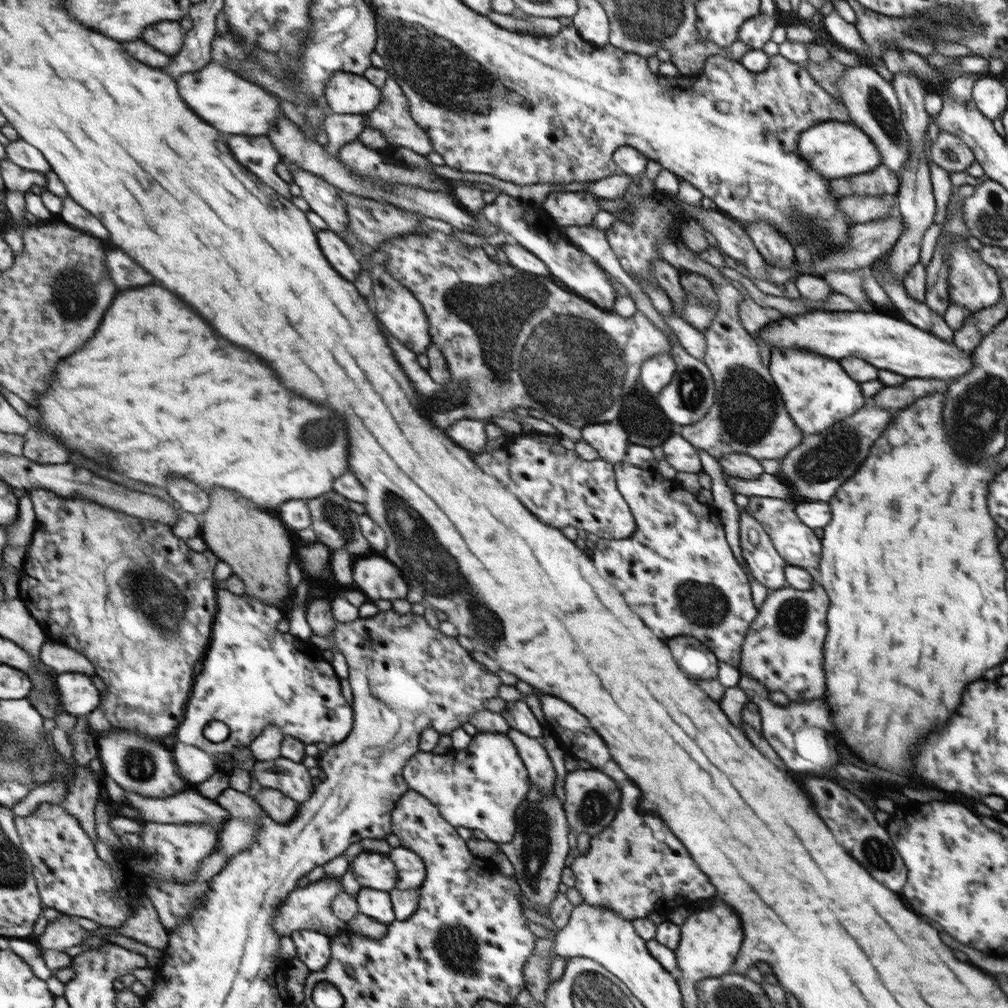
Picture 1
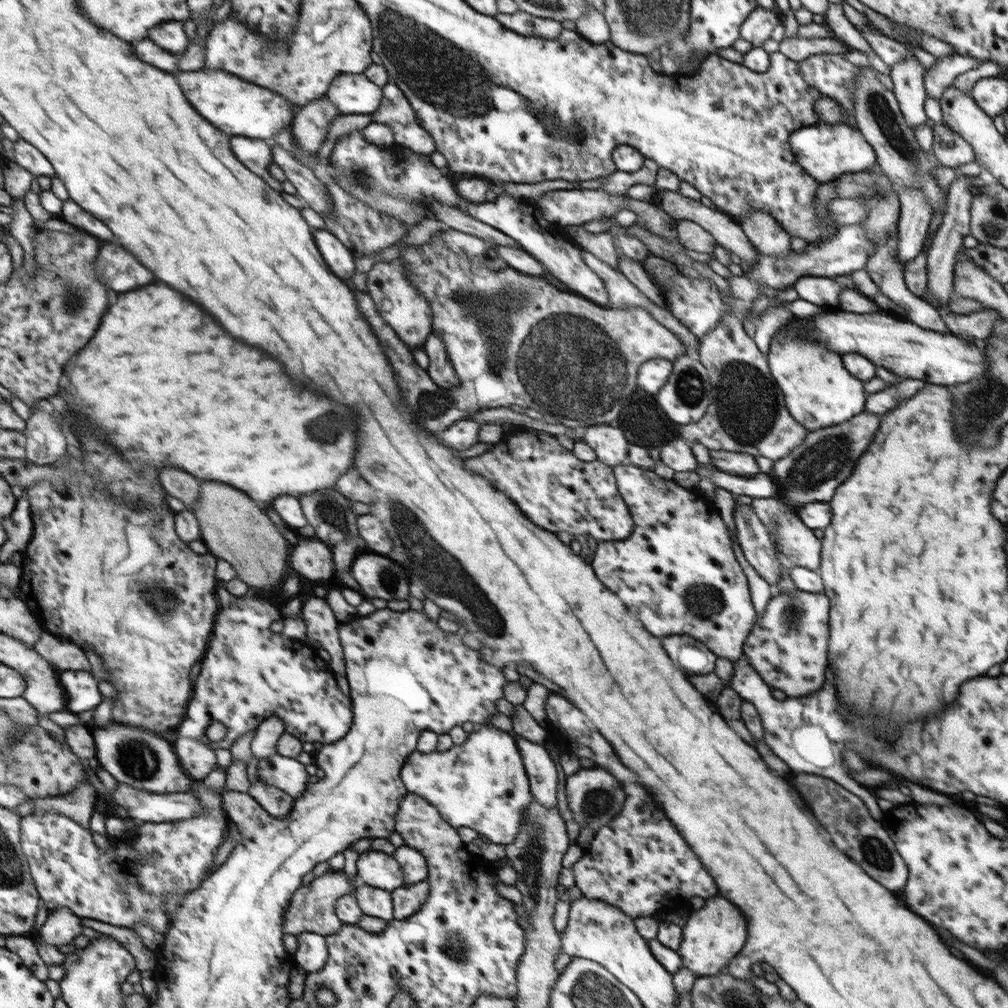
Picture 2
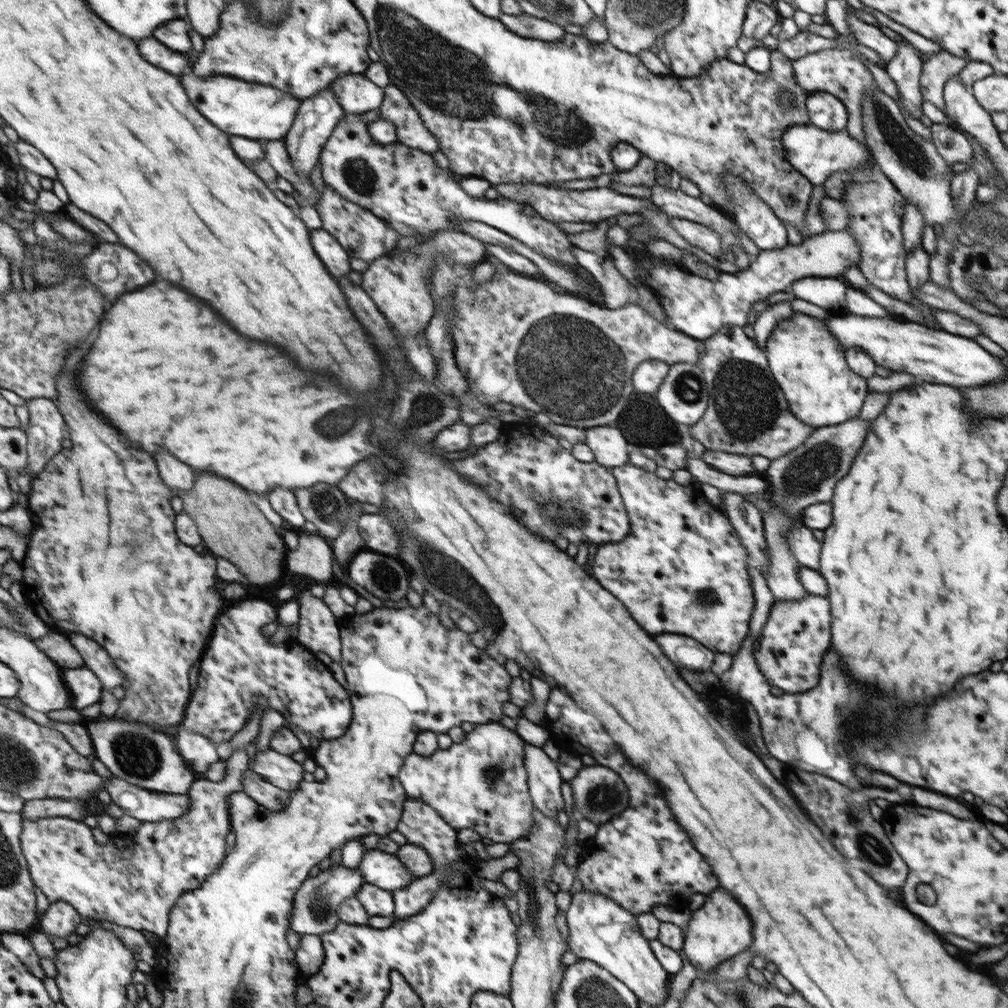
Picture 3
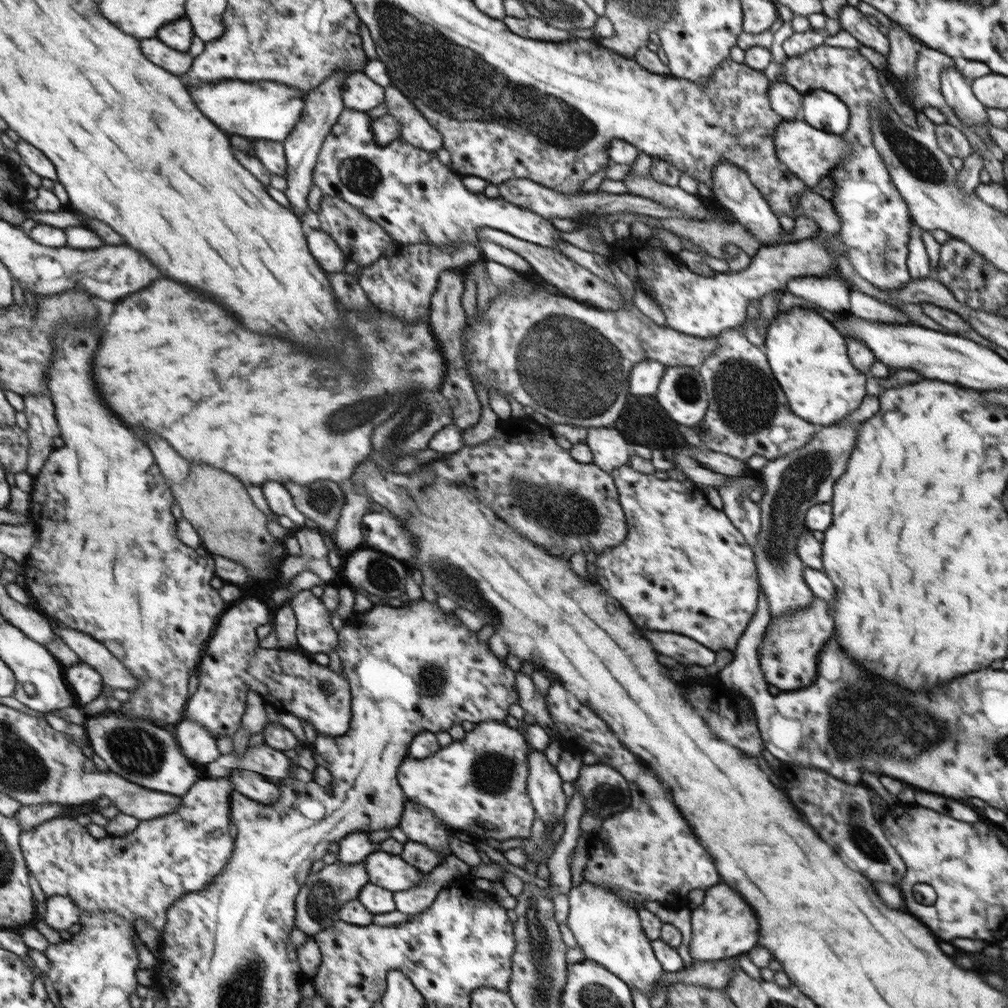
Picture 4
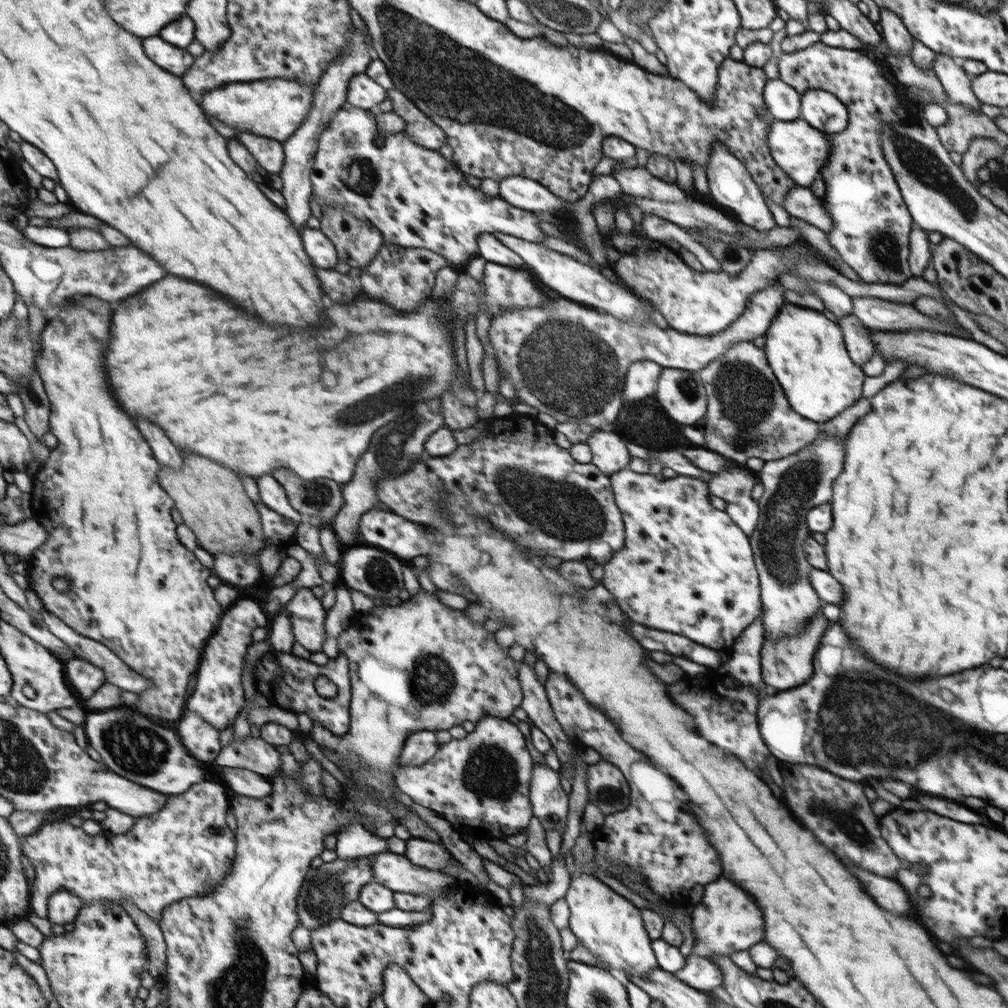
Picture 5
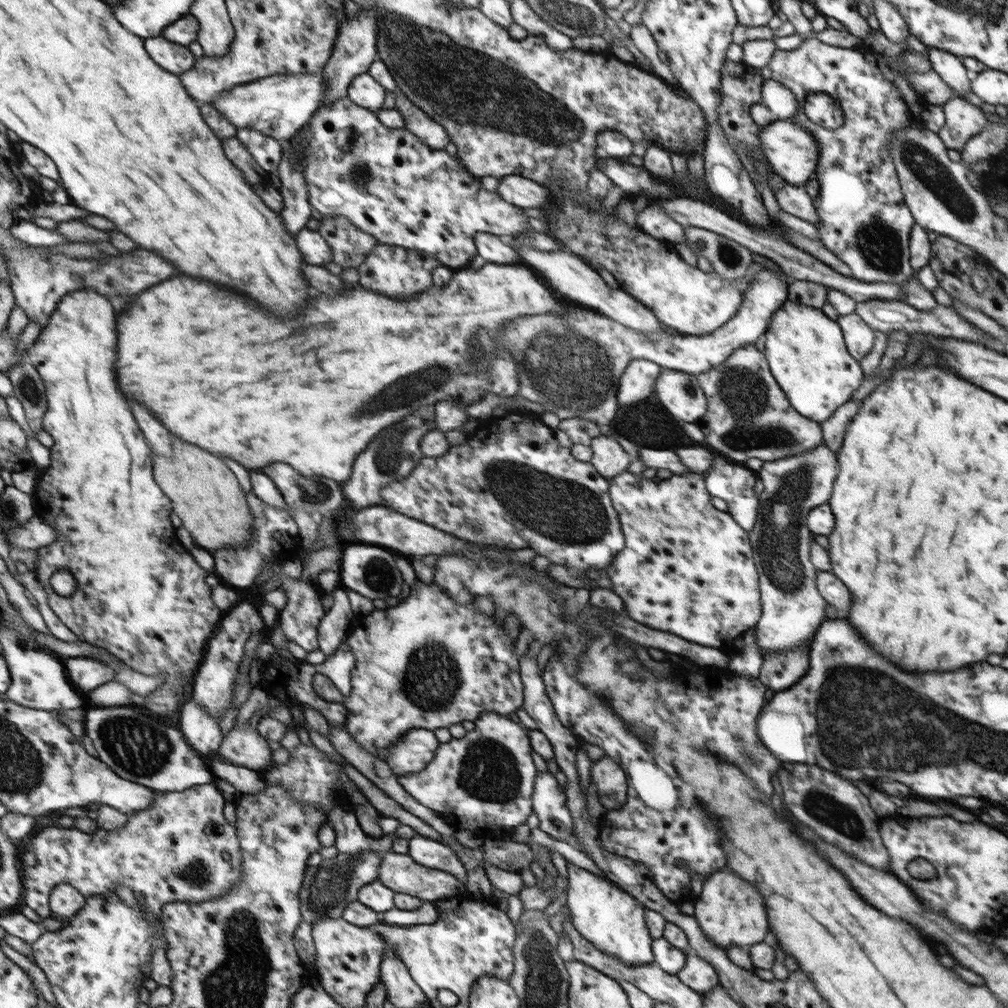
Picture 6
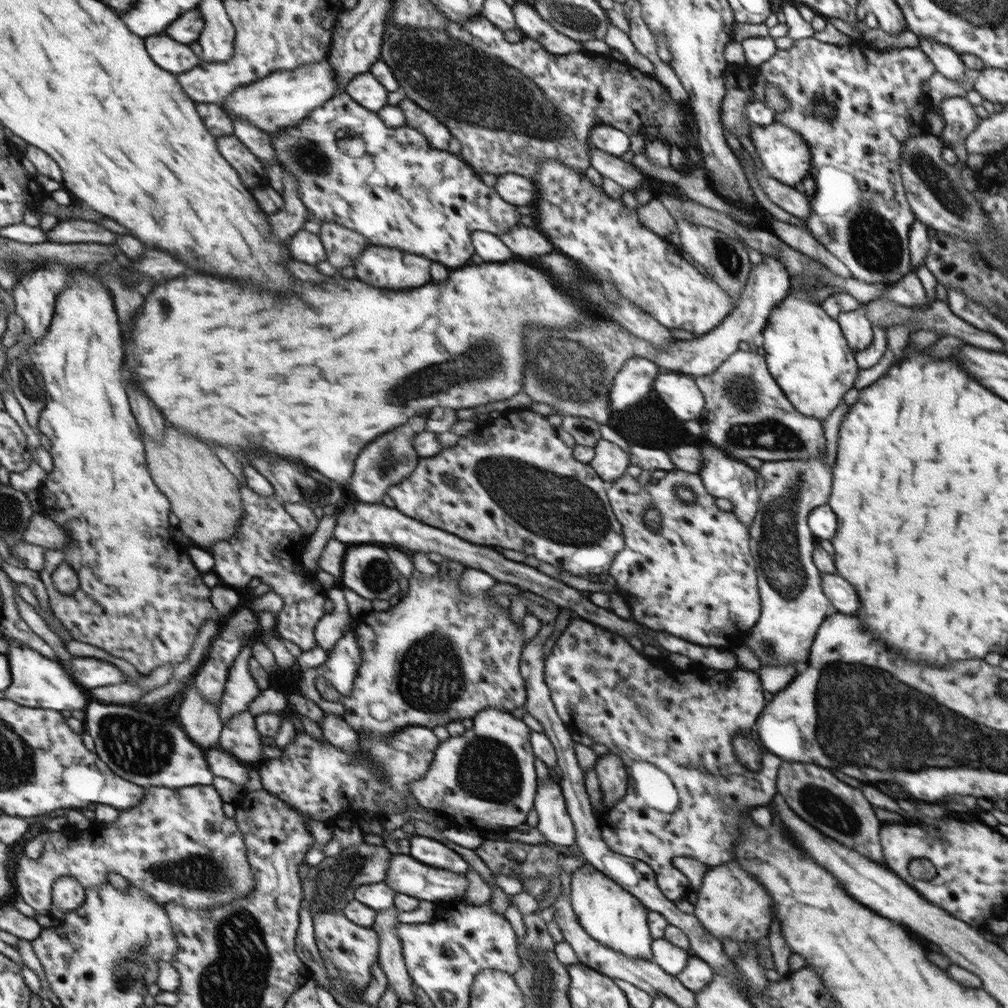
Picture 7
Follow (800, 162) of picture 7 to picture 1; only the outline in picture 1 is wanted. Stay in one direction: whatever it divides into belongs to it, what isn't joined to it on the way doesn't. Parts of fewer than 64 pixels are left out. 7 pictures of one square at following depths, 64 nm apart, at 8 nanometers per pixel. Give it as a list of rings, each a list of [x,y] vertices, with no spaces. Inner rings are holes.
[[[828,120],[800,133],[797,151],[824,178],[844,178],[872,172],[883,164],[883,155],[864,131],[852,121]]]

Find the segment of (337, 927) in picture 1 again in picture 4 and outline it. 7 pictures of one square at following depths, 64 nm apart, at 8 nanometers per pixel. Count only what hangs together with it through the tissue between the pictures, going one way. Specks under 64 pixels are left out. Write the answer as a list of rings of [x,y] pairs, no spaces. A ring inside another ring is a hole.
[[[338,859],[336,863],[326,865],[321,871],[312,871],[297,899],[296,923],[298,923],[298,928],[316,936],[320,931],[334,926],[334,923],[341,919],[340,912],[344,905],[350,900],[357,899],[360,889],[368,883],[368,873],[364,861],[345,863]]]

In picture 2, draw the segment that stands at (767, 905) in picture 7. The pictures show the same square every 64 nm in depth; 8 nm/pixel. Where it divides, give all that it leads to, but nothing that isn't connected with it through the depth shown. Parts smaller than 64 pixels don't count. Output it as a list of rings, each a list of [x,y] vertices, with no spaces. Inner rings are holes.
[[[716,896],[705,899],[705,905],[697,911],[691,911],[683,929],[683,944],[677,953],[683,966],[690,969],[697,978],[718,975],[743,950],[748,940],[748,922],[742,912],[726,898]]]

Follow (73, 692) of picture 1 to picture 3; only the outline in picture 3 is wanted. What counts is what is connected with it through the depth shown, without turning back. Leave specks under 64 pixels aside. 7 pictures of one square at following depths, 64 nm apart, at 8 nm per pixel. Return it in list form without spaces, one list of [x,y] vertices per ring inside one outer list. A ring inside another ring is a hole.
[[[88,666],[76,670],[66,670],[68,670],[66,672],[68,686],[72,688],[72,692],[76,696],[76,698],[72,698],[72,700],[76,700],[76,706],[74,706],[76,709],[88,708],[102,700],[104,684],[94,670],[90,670]]]

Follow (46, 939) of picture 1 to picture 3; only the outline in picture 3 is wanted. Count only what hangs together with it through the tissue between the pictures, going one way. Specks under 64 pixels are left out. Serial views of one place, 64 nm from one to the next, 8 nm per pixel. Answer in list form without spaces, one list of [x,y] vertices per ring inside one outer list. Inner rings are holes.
[[[58,901],[51,903],[42,916],[40,930],[50,935],[50,938],[66,937],[76,934],[78,924],[86,922],[84,915],[70,902]]]

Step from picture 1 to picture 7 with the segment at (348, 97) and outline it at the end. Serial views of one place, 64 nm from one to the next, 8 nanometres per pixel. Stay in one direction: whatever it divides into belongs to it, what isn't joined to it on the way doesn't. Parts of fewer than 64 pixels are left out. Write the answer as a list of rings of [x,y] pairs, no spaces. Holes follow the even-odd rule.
[[[370,72],[357,75],[348,86],[347,92],[360,103],[360,106],[376,113],[388,105],[390,91]]]

